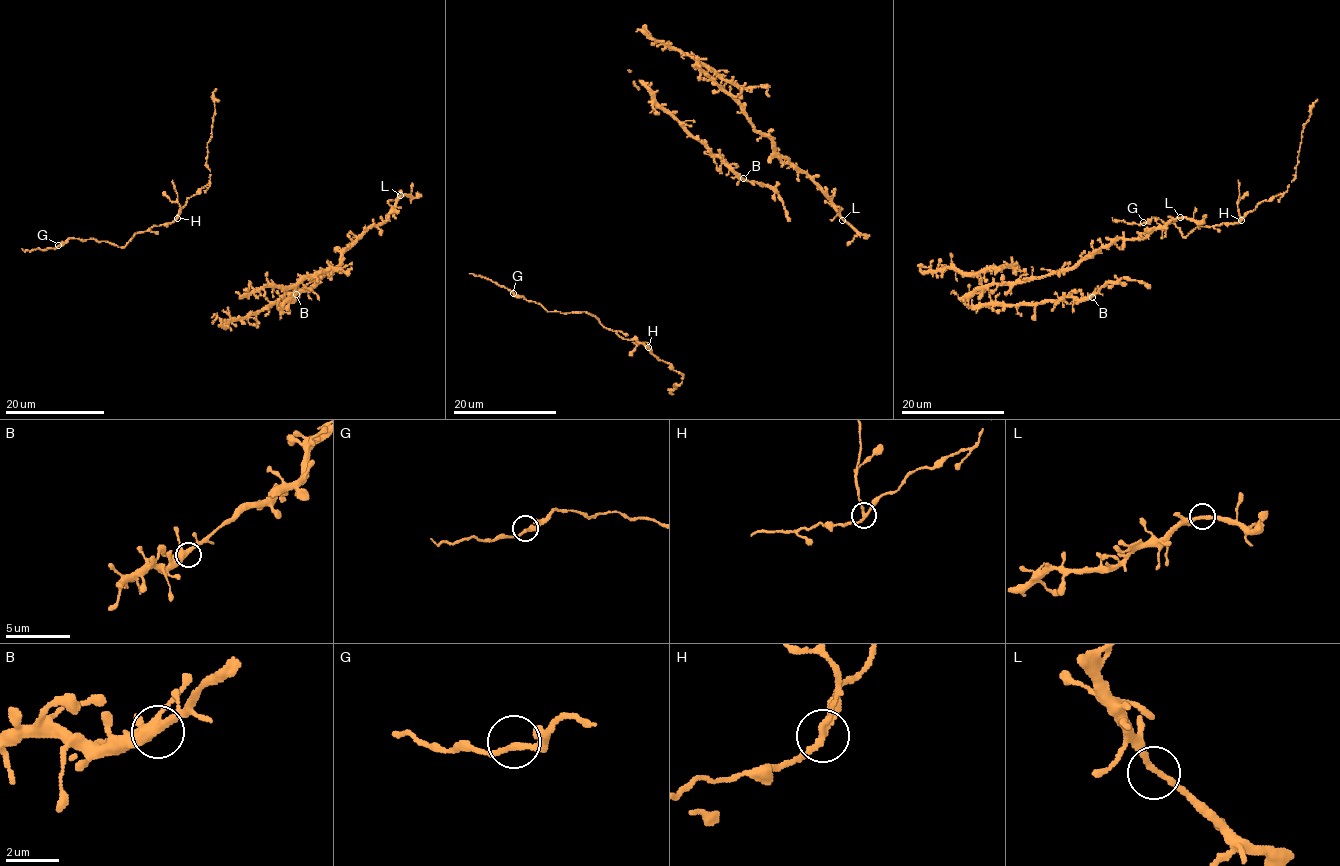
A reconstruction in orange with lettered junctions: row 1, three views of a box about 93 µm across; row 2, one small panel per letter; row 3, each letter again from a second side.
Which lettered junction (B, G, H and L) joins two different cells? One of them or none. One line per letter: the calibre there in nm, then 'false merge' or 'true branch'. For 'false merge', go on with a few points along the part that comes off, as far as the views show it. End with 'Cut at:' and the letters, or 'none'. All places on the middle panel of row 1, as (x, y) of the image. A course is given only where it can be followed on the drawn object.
B: calibre 360 nm; true branch
G: calibre 200 nm; true branch
H: calibre 200 nm; false merge; course (648, 348), (645, 342), (633, 342)
L: calibre 240 nm; true branch
Cut at: H

